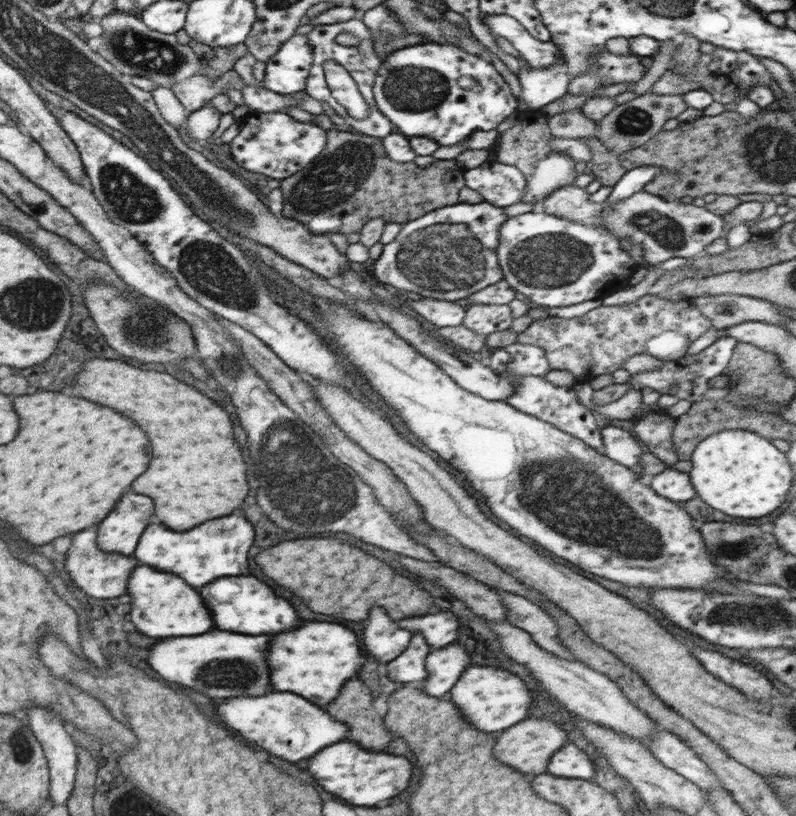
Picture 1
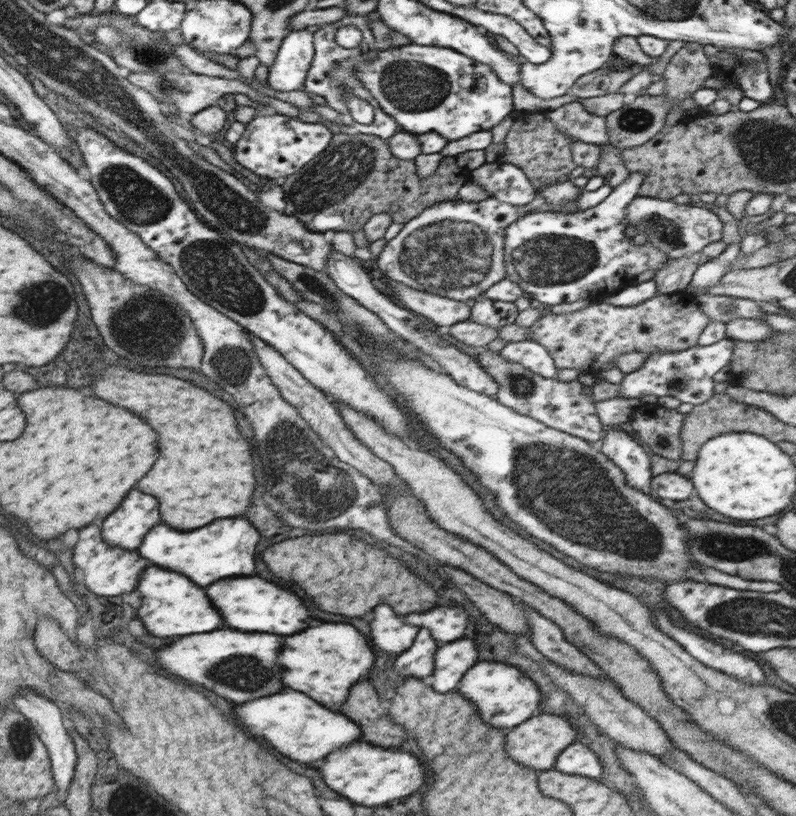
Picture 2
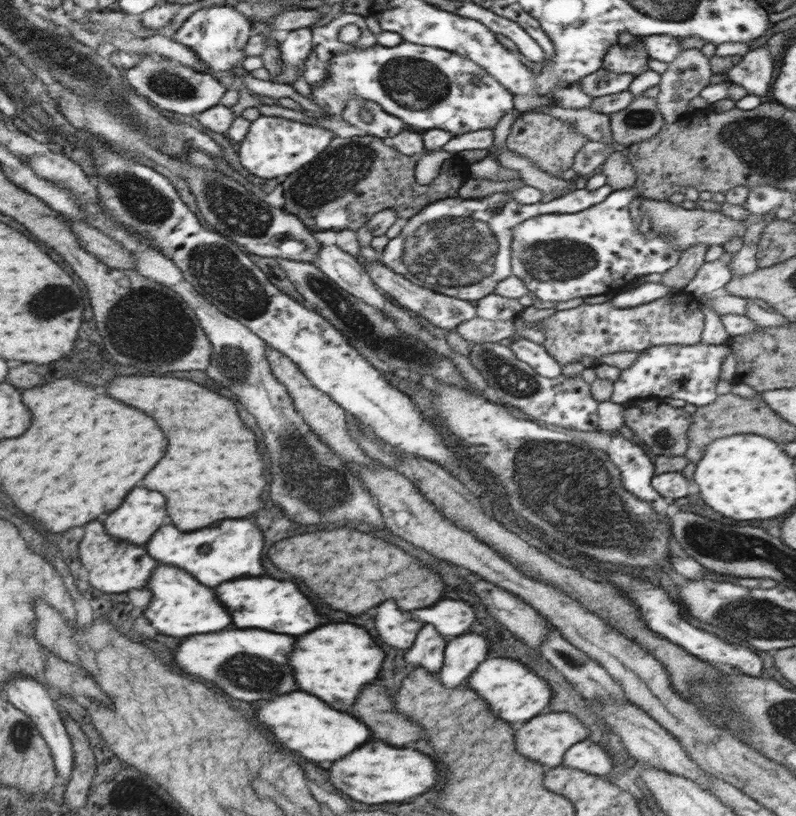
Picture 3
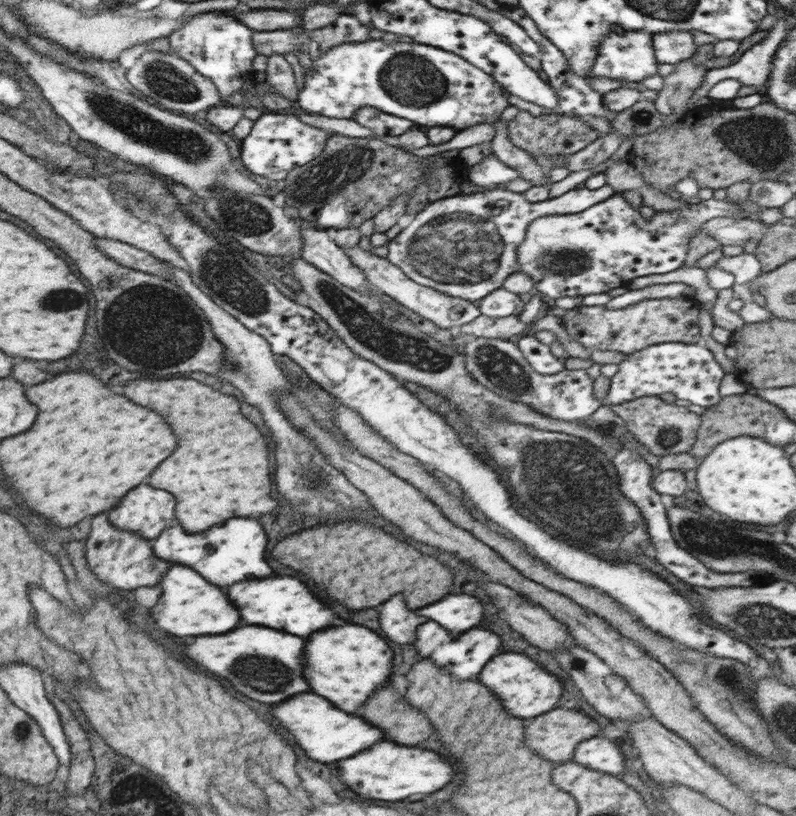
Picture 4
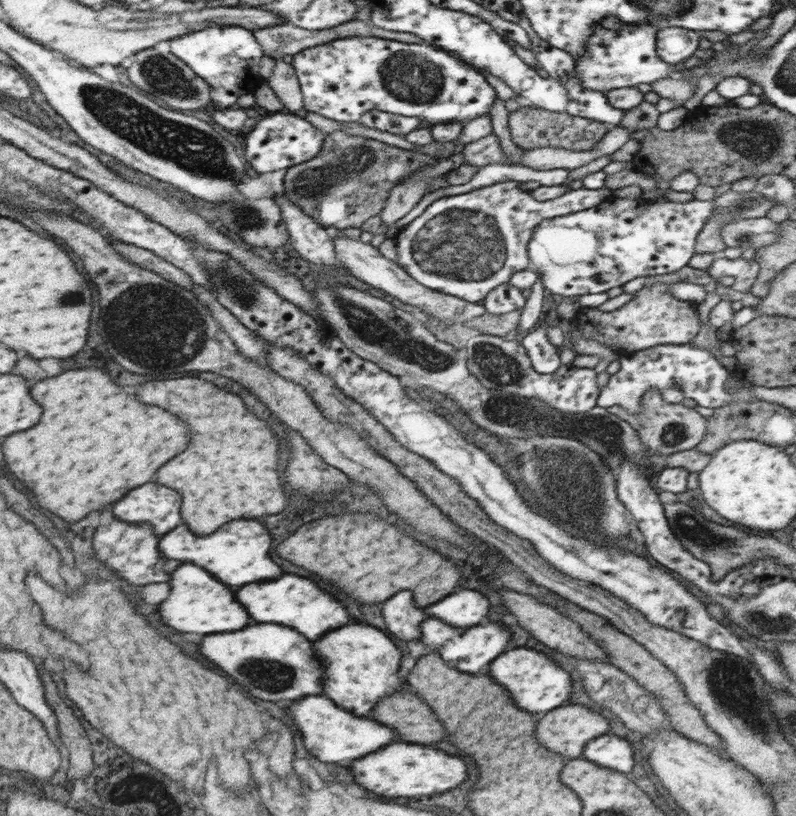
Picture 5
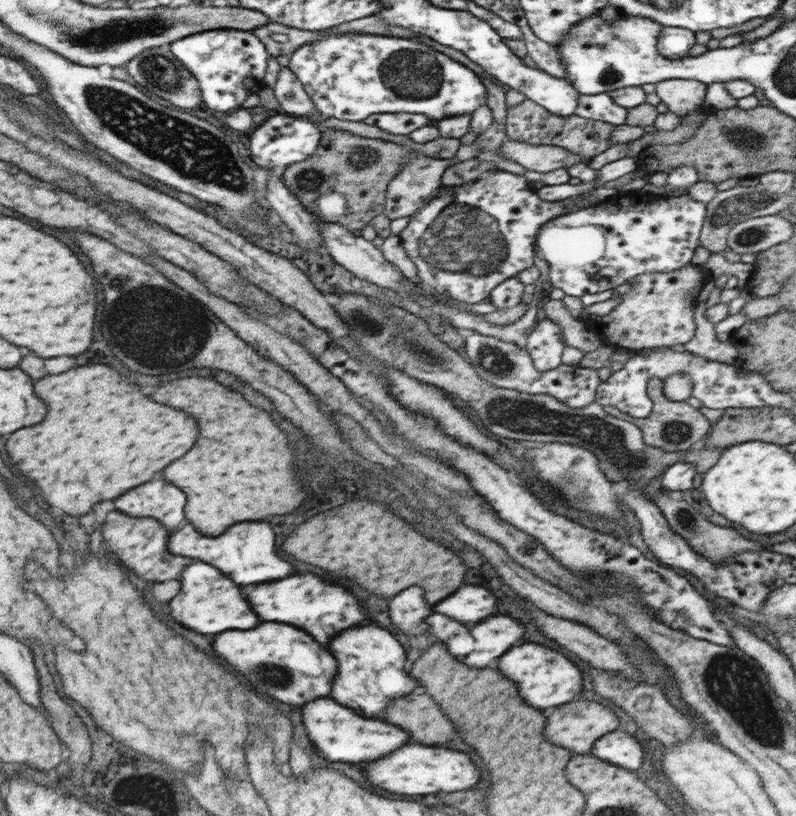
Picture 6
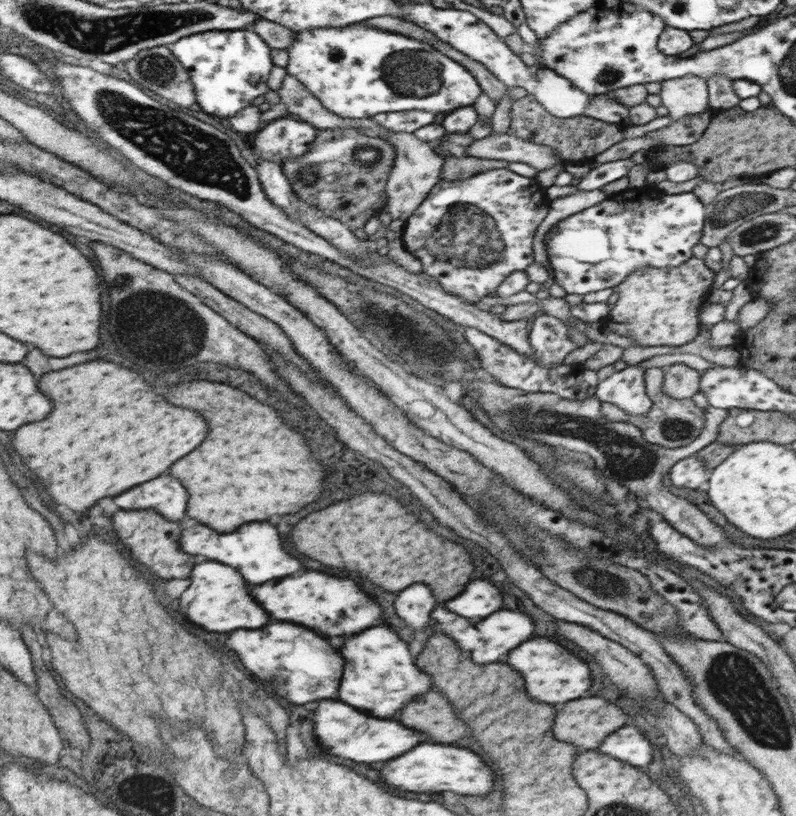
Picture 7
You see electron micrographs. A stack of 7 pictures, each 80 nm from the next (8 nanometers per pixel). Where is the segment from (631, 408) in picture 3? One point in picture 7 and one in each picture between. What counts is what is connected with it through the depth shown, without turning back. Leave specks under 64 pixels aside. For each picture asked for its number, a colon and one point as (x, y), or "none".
4: (664, 428)
5: (665, 428)
6: (672, 426)
7: (671, 422)

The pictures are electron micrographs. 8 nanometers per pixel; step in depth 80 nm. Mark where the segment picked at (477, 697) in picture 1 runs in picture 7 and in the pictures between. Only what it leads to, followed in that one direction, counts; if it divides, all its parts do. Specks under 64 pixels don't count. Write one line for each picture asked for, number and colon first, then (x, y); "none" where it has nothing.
2: (505, 697)
3: (515, 693)
4: (526, 689)
5: (537, 684)
6: (545, 678)
7: (553, 675)

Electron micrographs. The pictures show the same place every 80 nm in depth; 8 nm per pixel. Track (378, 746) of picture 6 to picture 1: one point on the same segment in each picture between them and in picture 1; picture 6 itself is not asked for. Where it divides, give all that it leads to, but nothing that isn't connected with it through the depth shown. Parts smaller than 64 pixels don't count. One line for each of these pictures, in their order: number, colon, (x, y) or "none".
1: (280, 723)
2: (303, 730)
3: (306, 725)
4: (326, 734)
5: (329, 733)

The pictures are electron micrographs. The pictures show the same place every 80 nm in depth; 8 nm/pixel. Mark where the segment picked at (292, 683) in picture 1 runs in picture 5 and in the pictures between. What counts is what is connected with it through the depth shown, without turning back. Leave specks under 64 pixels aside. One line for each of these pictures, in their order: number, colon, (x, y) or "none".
2: (324, 661)
3: (328, 662)
4: (356, 660)
5: (365, 662)

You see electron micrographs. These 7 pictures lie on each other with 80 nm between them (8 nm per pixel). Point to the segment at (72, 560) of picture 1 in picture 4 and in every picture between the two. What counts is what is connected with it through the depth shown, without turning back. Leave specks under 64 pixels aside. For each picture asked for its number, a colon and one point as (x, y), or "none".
2: (108, 570)
3: (114, 565)
4: (122, 559)

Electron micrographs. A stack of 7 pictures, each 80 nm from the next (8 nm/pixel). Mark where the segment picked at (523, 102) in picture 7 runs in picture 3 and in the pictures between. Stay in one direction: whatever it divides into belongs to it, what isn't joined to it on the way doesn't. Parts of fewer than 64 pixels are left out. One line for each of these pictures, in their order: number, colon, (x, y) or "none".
3: (549, 143)
4: (558, 134)
5: (531, 127)
6: (528, 122)

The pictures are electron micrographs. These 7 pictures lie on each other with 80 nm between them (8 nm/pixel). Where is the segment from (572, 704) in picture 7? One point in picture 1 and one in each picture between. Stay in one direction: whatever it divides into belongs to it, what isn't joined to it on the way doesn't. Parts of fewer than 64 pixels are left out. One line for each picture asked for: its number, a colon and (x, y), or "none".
1: (527, 747)
2: (536, 743)
3: (545, 739)
4: (554, 735)
5: (566, 730)
6: (576, 726)

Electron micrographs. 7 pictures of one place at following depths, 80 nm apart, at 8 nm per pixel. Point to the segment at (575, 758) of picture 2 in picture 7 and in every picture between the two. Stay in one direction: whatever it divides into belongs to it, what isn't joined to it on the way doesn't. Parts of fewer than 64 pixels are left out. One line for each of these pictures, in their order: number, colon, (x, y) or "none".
3: (587, 756)
4: (599, 753)
5: (610, 751)
6: (619, 748)
7: (628, 744)

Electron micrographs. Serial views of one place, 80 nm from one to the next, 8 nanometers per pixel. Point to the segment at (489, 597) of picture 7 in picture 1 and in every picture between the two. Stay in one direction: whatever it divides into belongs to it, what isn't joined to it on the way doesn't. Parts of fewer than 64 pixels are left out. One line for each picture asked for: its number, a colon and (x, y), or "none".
1: (440, 628)
2: (446, 623)
3: (451, 618)
4: (457, 613)
5: (466, 608)
6: (471, 604)

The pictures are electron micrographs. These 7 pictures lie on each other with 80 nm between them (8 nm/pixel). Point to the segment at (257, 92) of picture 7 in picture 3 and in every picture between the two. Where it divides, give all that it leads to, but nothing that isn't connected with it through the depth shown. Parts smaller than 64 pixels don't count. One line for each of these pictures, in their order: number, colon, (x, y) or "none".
3: (218, 34)
4: (220, 47)
5: (228, 58)
6: (230, 65)

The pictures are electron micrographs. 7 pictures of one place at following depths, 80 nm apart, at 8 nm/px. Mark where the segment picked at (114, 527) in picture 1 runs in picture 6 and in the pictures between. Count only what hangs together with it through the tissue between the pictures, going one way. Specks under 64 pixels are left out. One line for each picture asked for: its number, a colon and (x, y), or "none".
2: (127, 528)
3: (136, 521)
4: (146, 511)
5: (159, 506)
6: (161, 500)

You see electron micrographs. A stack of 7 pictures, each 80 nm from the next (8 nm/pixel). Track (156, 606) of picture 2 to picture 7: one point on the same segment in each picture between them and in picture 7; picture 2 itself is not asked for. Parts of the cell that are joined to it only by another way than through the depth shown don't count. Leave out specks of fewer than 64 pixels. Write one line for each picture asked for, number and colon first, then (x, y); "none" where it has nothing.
3: (180, 606)
4: (185, 597)
5: (197, 603)
6: (208, 602)
7: (220, 601)

